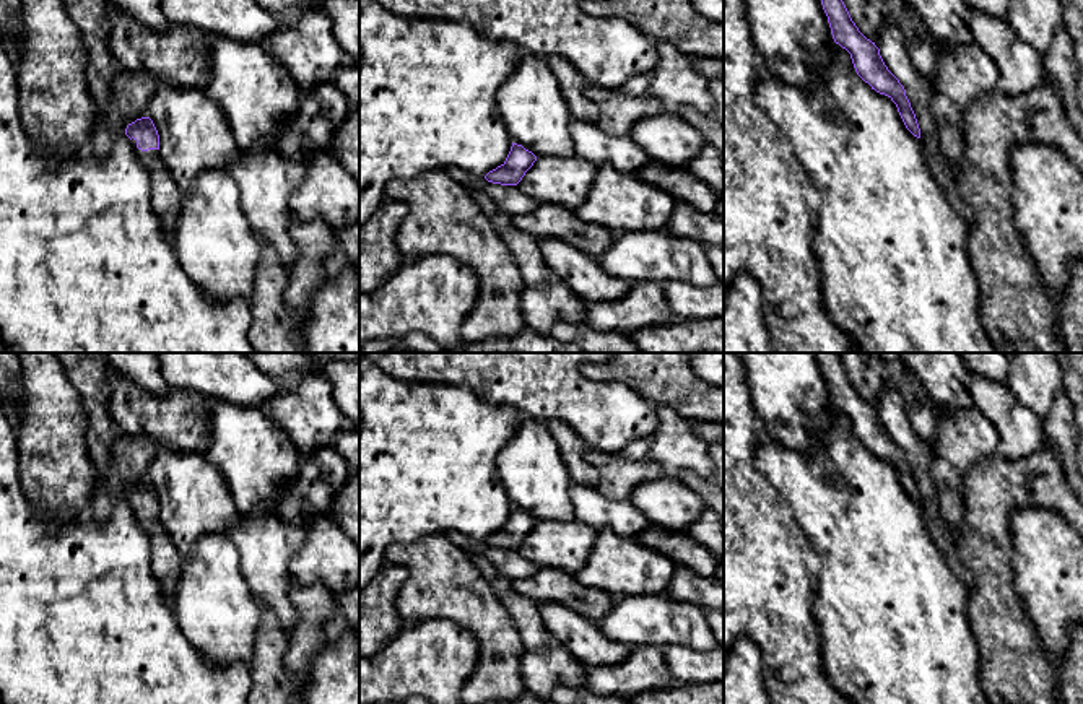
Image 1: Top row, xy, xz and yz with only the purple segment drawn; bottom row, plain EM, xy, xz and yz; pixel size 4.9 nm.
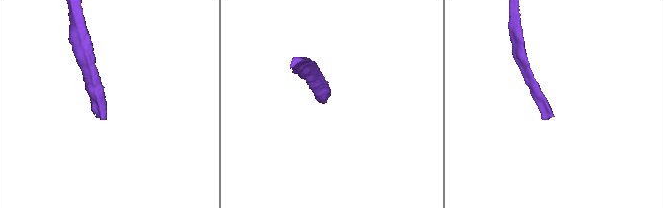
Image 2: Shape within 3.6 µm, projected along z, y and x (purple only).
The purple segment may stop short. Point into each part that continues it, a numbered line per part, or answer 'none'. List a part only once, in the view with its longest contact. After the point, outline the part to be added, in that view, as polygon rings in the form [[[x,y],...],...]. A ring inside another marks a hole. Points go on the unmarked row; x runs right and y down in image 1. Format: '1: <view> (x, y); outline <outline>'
1: xy (166, 563); outline [[[132,502],[130,506],[151,541],[151,571],[171,602],[182,572],[184,558],[167,535],[159,514],[141,515],[137,512],[137,504]]]

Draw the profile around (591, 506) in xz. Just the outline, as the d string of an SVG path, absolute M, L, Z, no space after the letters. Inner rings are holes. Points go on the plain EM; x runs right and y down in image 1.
M574 481L569 486L569 493L574 506L574 520L587 524L597 532L613 530L618 537L634 538L650 527L647 517L628 499L610 499L597 488Z

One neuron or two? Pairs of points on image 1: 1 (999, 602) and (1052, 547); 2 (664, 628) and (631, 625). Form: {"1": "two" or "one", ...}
{"1": "two", "2": "one"}

